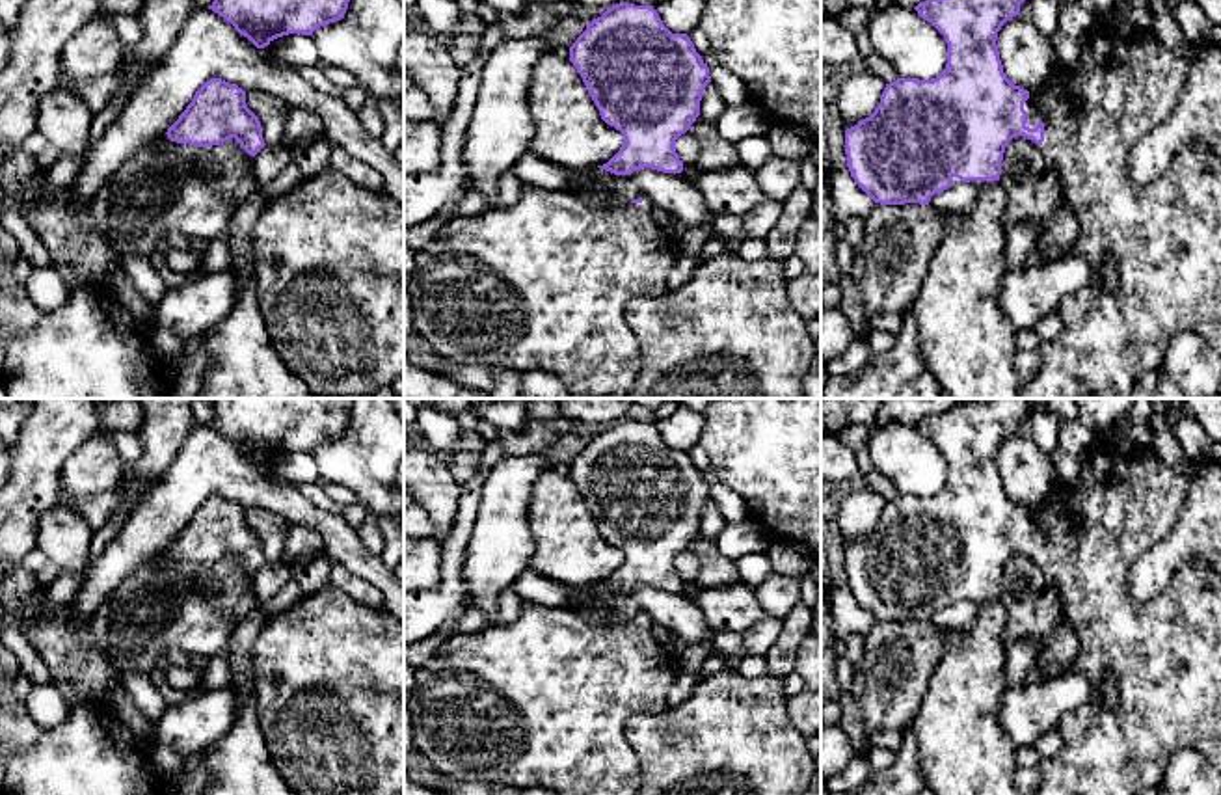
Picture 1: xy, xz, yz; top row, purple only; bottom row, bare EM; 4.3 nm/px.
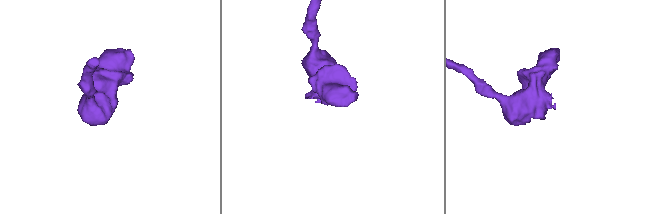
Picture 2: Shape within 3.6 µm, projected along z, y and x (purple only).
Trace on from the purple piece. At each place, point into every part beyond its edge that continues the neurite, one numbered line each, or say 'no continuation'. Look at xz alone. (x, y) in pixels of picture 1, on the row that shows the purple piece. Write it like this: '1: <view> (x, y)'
1: xz (542, 285)

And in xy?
no continuation

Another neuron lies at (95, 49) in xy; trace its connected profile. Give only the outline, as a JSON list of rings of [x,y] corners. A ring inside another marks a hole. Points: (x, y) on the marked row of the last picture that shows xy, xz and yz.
[[[101,11],[65,43],[61,73],[71,82],[86,82],[119,71],[123,43],[112,28],[110,17]]]

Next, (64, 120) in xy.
[[[56,88],[39,101],[37,132],[60,155],[87,158],[93,149],[89,132],[93,112],[73,91]]]

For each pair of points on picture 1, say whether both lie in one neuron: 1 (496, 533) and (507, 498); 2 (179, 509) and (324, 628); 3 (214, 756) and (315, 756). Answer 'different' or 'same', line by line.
1: same
2: different
3: different

